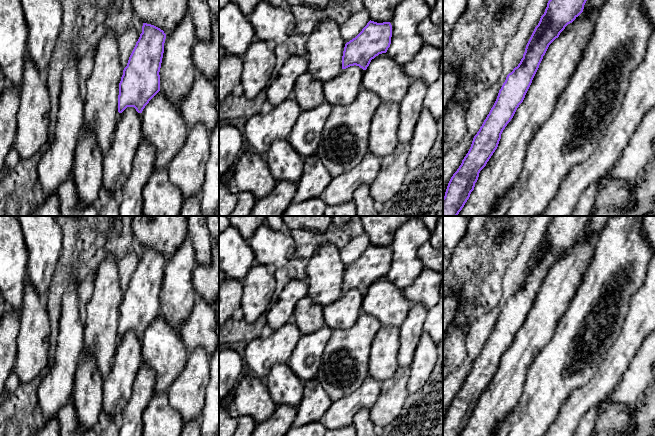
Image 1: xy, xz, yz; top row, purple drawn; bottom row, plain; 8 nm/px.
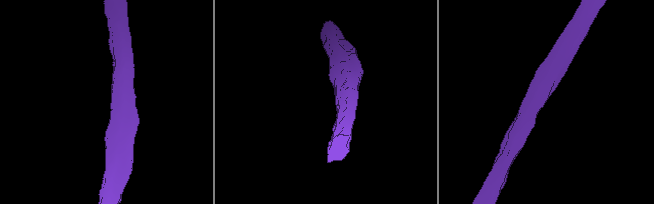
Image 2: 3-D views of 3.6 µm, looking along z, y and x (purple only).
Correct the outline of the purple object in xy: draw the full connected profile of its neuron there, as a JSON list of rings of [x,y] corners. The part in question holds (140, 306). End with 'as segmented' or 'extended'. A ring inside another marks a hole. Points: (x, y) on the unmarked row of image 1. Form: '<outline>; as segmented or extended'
[[[143,247],[142,257],[129,281],[119,307],[118,336],[134,331],[142,337],[160,315],[160,292],[166,258],[160,252]]]; as segmented

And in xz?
[[[370,244],[355,262],[345,268],[342,293],[356,289],[366,294],[372,283],[387,276],[391,261],[390,246],[377,247]]]; as segmented

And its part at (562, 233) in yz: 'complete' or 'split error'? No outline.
complete

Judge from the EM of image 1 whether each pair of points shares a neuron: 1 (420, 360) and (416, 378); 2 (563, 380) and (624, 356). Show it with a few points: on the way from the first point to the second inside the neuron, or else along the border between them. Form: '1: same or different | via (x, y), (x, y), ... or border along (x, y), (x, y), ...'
1: same | via (420, 364), (419, 374)
2: different | border along (612, 345), (599, 369), (585, 383)

